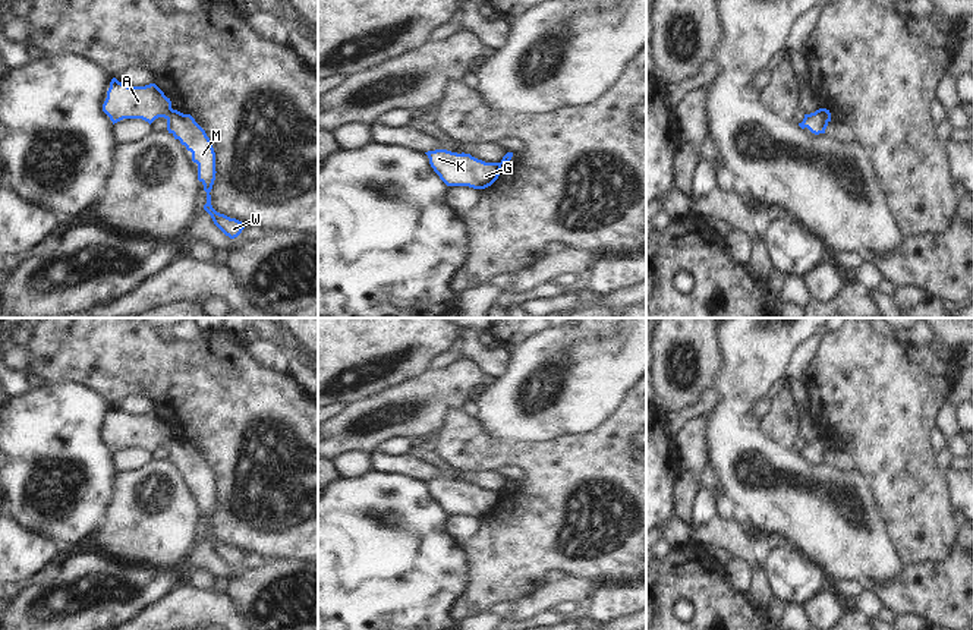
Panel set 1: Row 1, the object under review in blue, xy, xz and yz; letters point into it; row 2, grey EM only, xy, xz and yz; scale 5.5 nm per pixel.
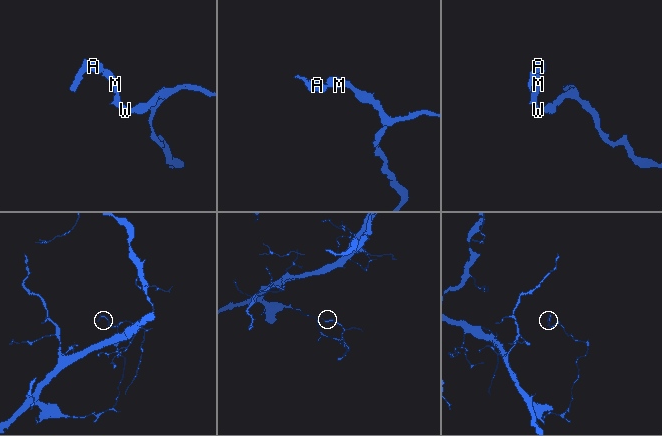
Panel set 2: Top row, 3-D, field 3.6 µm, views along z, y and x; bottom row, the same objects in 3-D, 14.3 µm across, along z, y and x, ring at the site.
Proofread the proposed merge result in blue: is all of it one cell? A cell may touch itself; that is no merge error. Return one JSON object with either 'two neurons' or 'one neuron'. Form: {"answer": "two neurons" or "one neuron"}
{"answer": "two neurons"}

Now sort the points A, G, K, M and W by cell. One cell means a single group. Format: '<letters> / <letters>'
A G K / M W

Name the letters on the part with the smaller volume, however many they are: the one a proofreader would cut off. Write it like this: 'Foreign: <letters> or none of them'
Foreign: A, G, K

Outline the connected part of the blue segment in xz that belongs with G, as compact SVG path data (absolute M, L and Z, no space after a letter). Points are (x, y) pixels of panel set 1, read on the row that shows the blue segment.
M435 149L425 154L434 171L447 186L485 189L500 176L500 163L485 163L470 154L457 154L447 149Z

